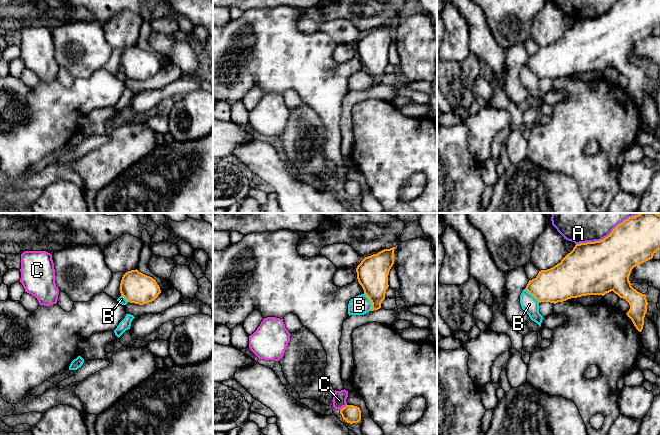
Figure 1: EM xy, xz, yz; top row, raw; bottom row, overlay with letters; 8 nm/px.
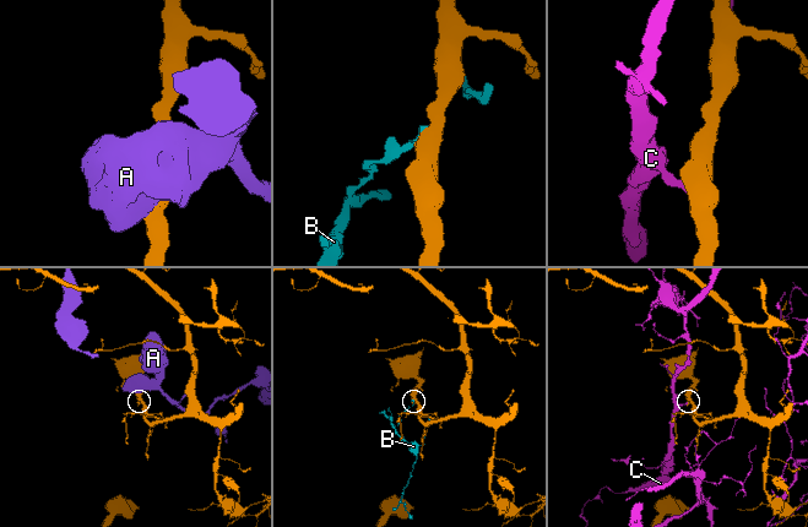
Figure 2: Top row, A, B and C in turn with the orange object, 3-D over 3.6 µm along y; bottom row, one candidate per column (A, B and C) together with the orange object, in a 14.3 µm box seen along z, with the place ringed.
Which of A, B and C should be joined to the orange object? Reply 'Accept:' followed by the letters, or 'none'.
Accept: none

